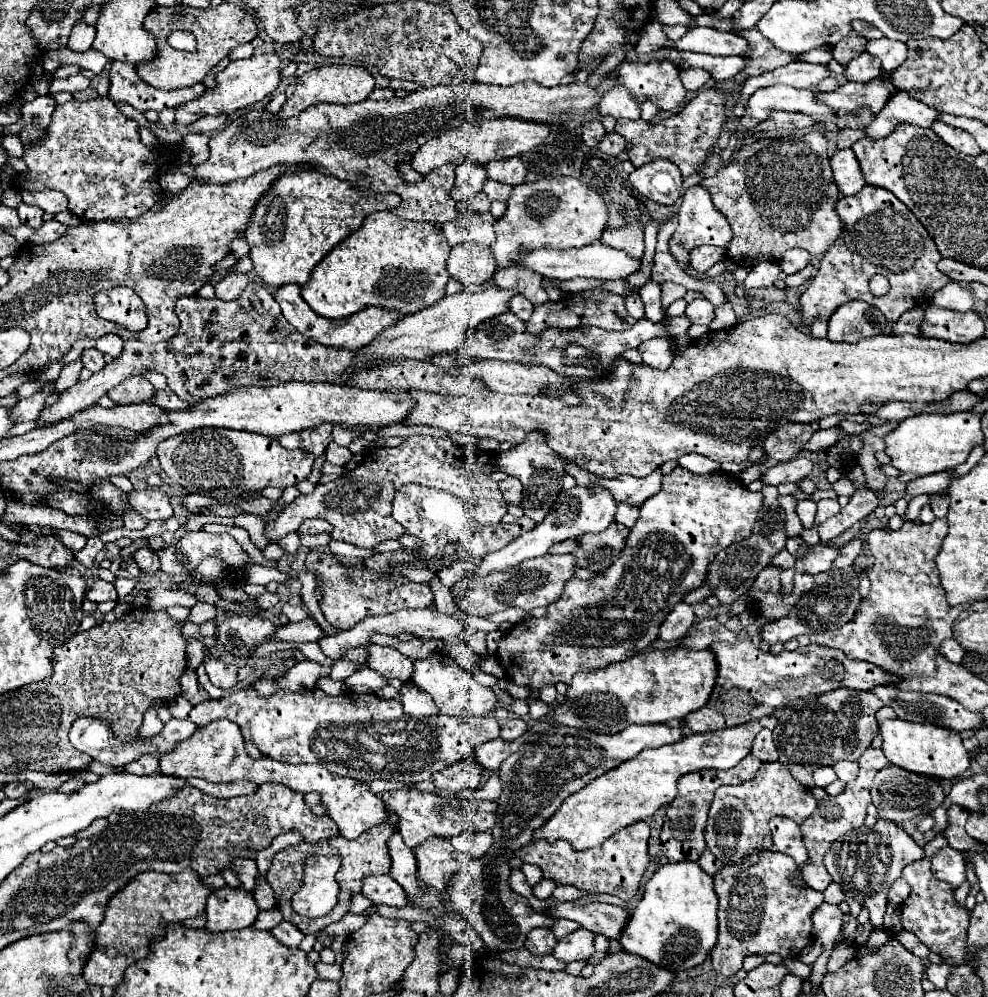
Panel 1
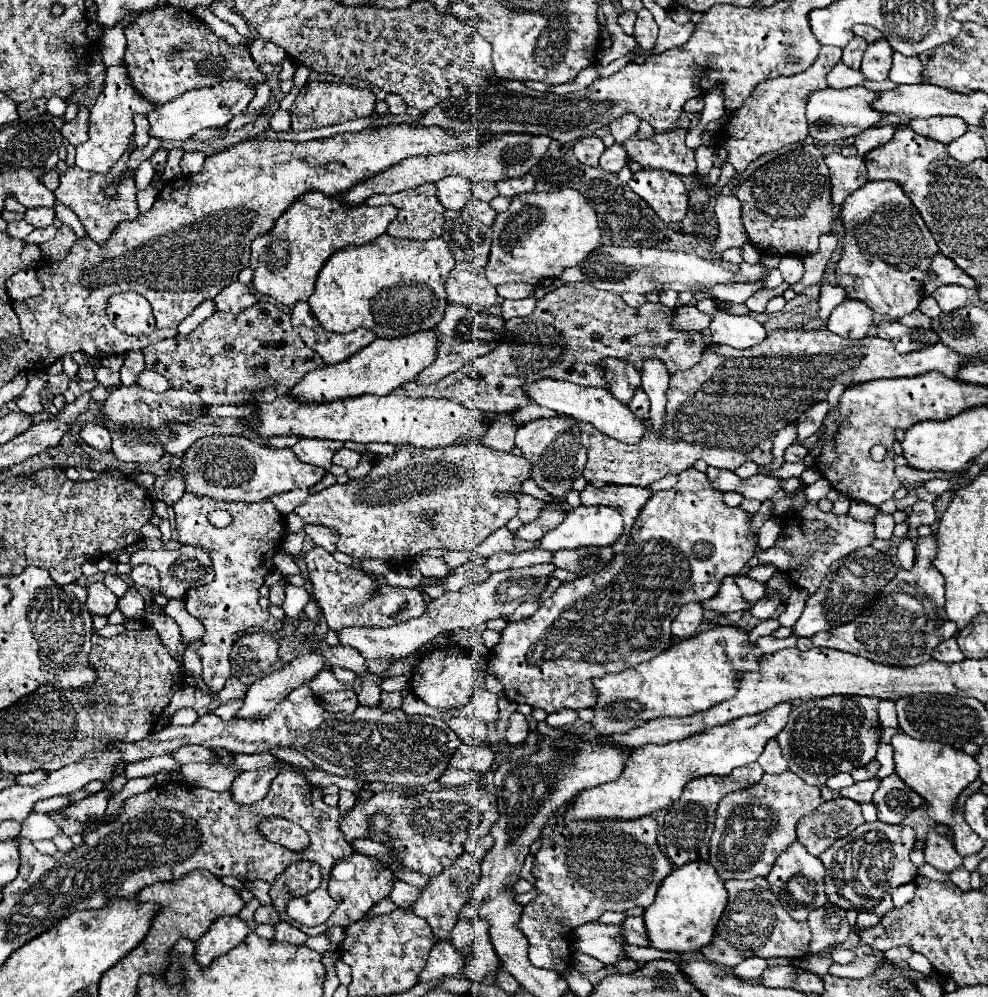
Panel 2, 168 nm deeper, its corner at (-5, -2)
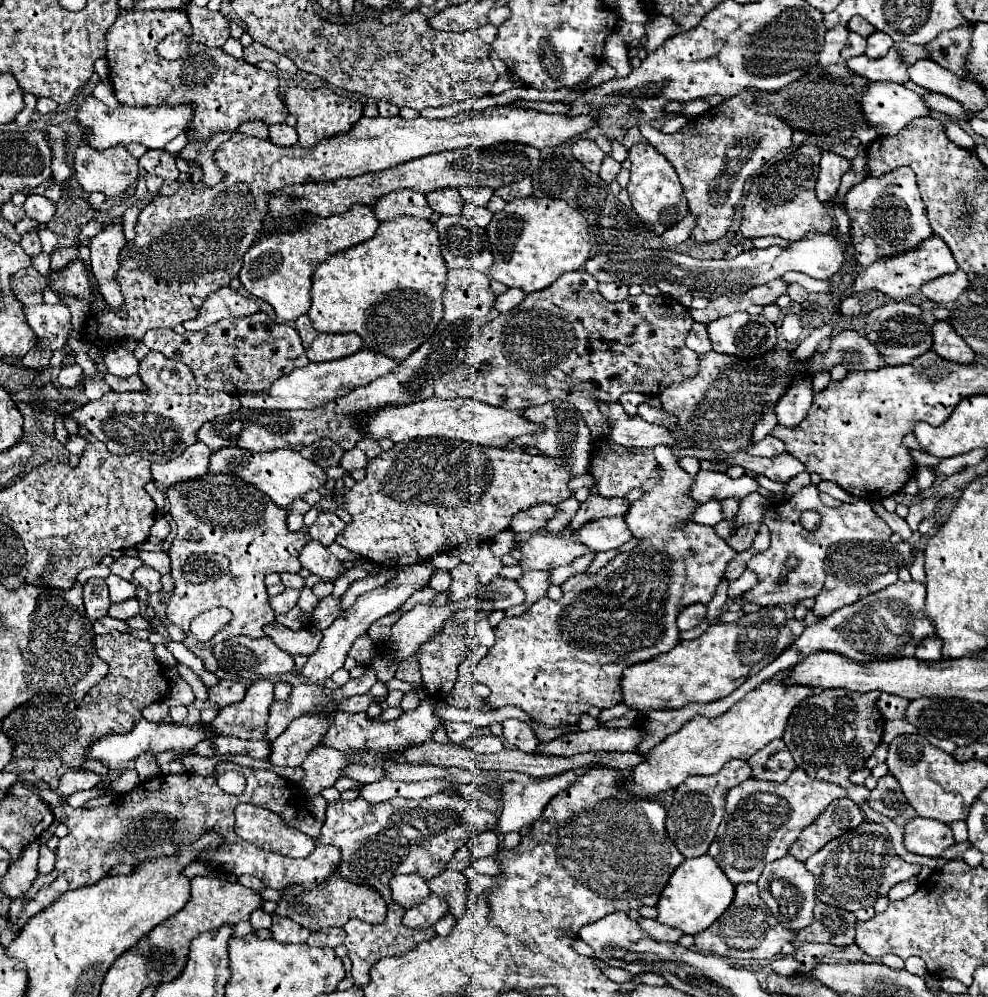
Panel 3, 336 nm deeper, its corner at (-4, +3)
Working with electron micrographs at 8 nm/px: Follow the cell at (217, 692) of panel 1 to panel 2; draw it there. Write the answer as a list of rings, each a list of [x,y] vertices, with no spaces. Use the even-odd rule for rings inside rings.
[[[186,493],[178,503],[172,505],[174,509],[174,515],[176,515],[176,541],[182,543],[182,545],[192,545],[192,547],[202,547],[204,551],[208,551],[212,563],[214,563],[214,571],[216,571],[216,577],[214,581],[206,585],[198,585],[191,587],[186,591],[186,597],[182,599],[184,601],[184,607],[186,611],[196,617],[206,633],[202,637],[202,645],[198,649],[198,655],[202,659],[202,679],[204,683],[212,689],[212,691],[220,691],[226,683],[226,679],[230,677],[230,661],[228,661],[228,653],[232,649],[232,645],[246,633],[254,631],[254,629],[262,629],[264,633],[276,633],[282,629],[284,621],[282,619],[276,619],[272,617],[268,611],[264,611],[260,605],[258,605],[258,599],[260,599],[260,593],[258,589],[262,587],[264,579],[268,573],[272,573],[274,569],[274,563],[272,563],[272,557],[282,551],[282,543],[284,543],[284,537],[286,537],[286,523],[284,523],[284,517],[276,511],[274,503],[272,501],[266,501],[266,503],[224,503],[224,501],[218,501],[218,499],[212,499],[212,497],[198,497],[194,493]],[[216,509],[224,509],[232,515],[232,523],[226,525],[226,527],[216,527],[208,521],[208,515]]]

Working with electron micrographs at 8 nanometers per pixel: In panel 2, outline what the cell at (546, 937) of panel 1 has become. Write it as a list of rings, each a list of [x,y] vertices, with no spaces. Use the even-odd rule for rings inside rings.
[[[572,803],[562,805],[550,821],[542,827],[542,847],[534,857],[534,889],[538,891],[536,899],[530,901],[520,915],[518,929],[528,939],[528,957],[532,965],[554,969],[558,973],[572,967],[570,963],[571,937],[574,929],[582,923],[596,921],[604,911],[628,911],[632,907],[650,907],[654,903],[660,883],[672,873],[674,863],[660,851],[656,835],[658,823],[652,815],[642,819],[590,819],[590,821],[570,821],[566,823],[564,815]]]

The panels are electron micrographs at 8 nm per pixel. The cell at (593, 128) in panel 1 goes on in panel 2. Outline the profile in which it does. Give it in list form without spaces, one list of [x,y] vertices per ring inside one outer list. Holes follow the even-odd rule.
[[[584,137],[584,139],[576,141],[572,147],[576,159],[588,167],[598,167],[598,159],[604,153],[604,149],[606,147],[604,147],[602,139],[598,139],[598,137]]]

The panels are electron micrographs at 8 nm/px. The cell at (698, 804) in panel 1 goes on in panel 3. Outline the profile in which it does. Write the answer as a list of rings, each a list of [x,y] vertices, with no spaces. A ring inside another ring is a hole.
[[[731,760],[719,770],[719,774],[705,776],[705,778],[687,778],[681,786],[677,786],[673,794],[673,802],[667,808],[665,828],[667,828],[669,838],[673,840],[673,844],[685,858],[697,858],[697,856],[707,854],[707,848],[713,842],[717,826],[723,818],[723,806],[725,806],[727,792],[739,782],[745,782],[749,778],[751,778],[749,762]]]

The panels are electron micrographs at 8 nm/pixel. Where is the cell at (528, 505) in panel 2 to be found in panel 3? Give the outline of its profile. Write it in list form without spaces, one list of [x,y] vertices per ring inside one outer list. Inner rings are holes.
[[[543,502],[541,506],[531,506],[529,510],[523,510],[521,514],[517,514],[517,518],[513,518],[511,530],[513,532],[541,530],[541,526],[545,526],[545,522],[553,518],[553,514],[555,514],[555,508],[549,506],[547,502]]]

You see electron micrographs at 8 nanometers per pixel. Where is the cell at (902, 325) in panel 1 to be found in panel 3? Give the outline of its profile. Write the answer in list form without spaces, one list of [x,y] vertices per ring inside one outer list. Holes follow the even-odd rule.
[[[887,302],[881,308],[875,308],[865,316],[865,336],[877,344],[879,352],[891,364],[907,364],[933,348],[935,322],[937,322],[937,318],[929,312],[923,312],[917,304]]]

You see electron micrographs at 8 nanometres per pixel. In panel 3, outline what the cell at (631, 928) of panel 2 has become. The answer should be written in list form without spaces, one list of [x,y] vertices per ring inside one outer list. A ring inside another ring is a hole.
[[[639,918],[637,924],[641,926],[643,932],[647,932],[647,934],[649,934],[653,940],[657,940],[657,942],[677,942],[677,940],[683,936],[681,930],[673,930],[673,928],[665,926],[665,924],[659,924],[657,920]]]

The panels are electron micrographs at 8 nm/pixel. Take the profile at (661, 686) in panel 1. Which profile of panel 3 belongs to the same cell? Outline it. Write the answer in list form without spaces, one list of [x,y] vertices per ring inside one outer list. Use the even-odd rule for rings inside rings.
[[[765,606],[731,624],[711,624],[699,638],[681,640],[669,654],[659,654],[653,662],[629,666],[621,678],[621,702],[631,710],[645,714],[645,710],[669,710],[689,702],[725,698],[749,676],[773,662],[793,638],[793,632],[785,626],[785,612],[777,606]]]

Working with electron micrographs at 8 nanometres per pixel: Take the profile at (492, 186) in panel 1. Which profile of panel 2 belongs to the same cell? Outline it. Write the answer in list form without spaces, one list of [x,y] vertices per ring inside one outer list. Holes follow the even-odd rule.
[[[476,183],[472,185],[472,195],[478,199],[478,201],[484,201],[484,203],[490,203],[498,191],[494,187],[494,183]]]

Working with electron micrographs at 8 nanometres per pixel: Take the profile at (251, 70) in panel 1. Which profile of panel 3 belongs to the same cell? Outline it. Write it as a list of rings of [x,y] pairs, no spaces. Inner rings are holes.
[[[87,96],[87,100],[81,104],[77,120],[83,128],[89,128],[91,138],[89,144],[93,148],[105,150],[115,144],[131,144],[139,142],[147,148],[165,148],[169,140],[179,136],[187,130],[189,118],[193,118],[193,104],[177,104],[177,106],[123,106],[117,110],[107,108],[103,102],[99,102],[93,96]]]

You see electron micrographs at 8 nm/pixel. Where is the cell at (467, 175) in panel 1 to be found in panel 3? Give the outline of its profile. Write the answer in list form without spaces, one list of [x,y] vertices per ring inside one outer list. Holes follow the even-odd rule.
[[[433,190],[427,194],[427,202],[439,214],[461,214],[463,206],[459,190]]]

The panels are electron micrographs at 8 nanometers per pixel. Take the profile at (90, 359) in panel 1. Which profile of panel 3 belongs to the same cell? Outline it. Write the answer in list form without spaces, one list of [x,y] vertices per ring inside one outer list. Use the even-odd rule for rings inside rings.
[[[105,374],[103,378],[111,390],[115,392],[131,392],[131,390],[141,390],[141,378],[139,376],[129,376],[129,378],[119,378],[119,376],[113,376],[113,374]]]

